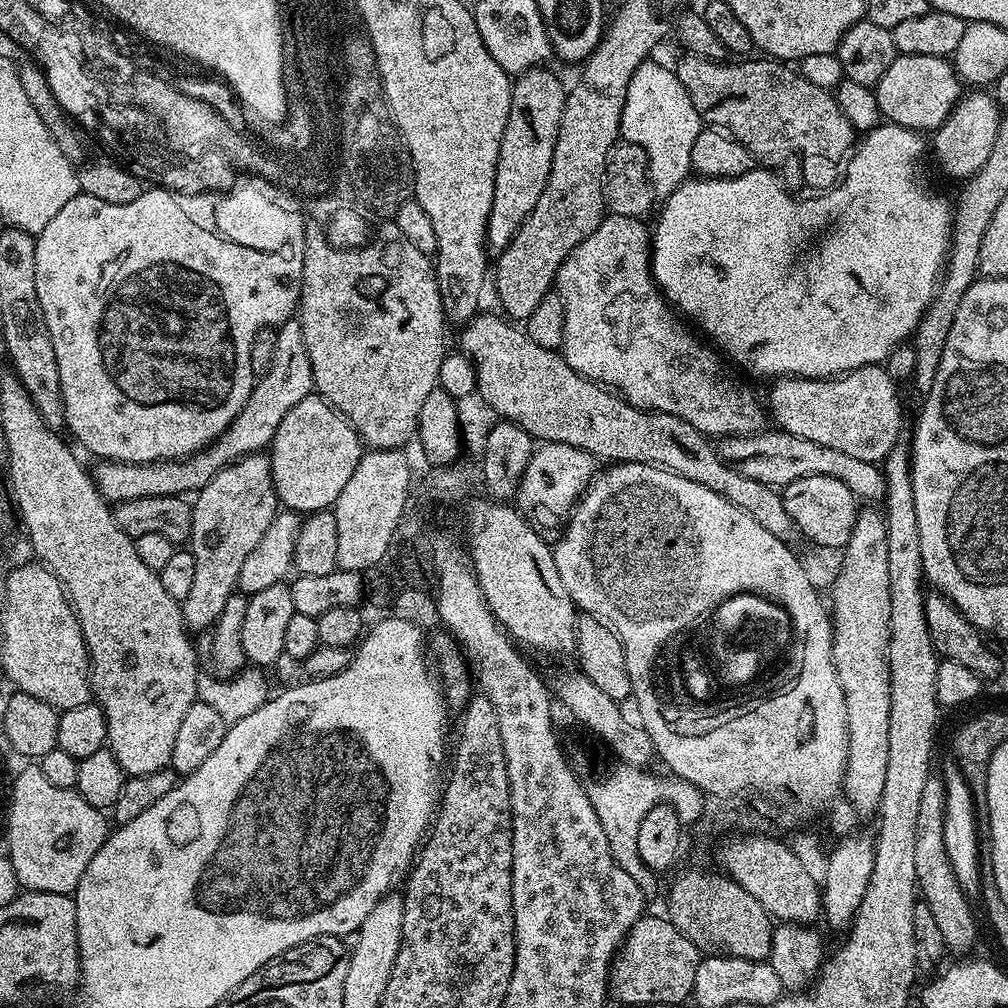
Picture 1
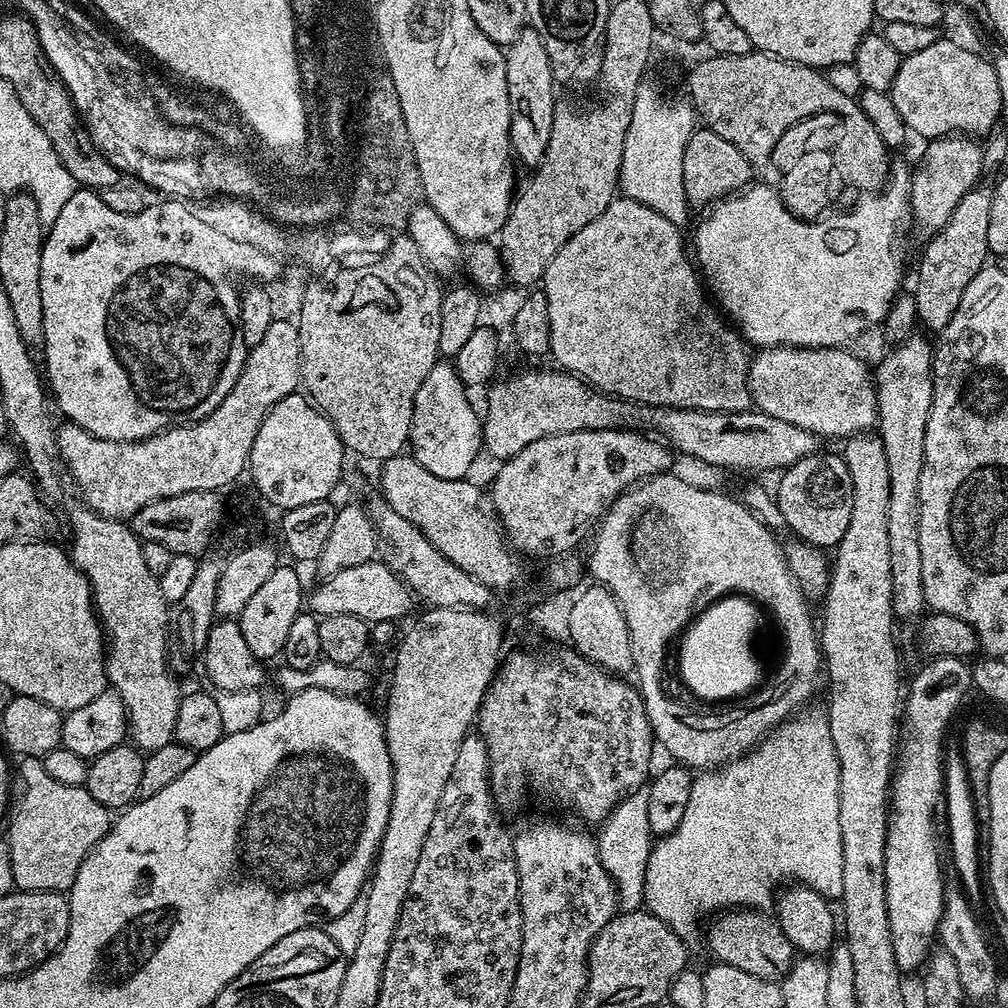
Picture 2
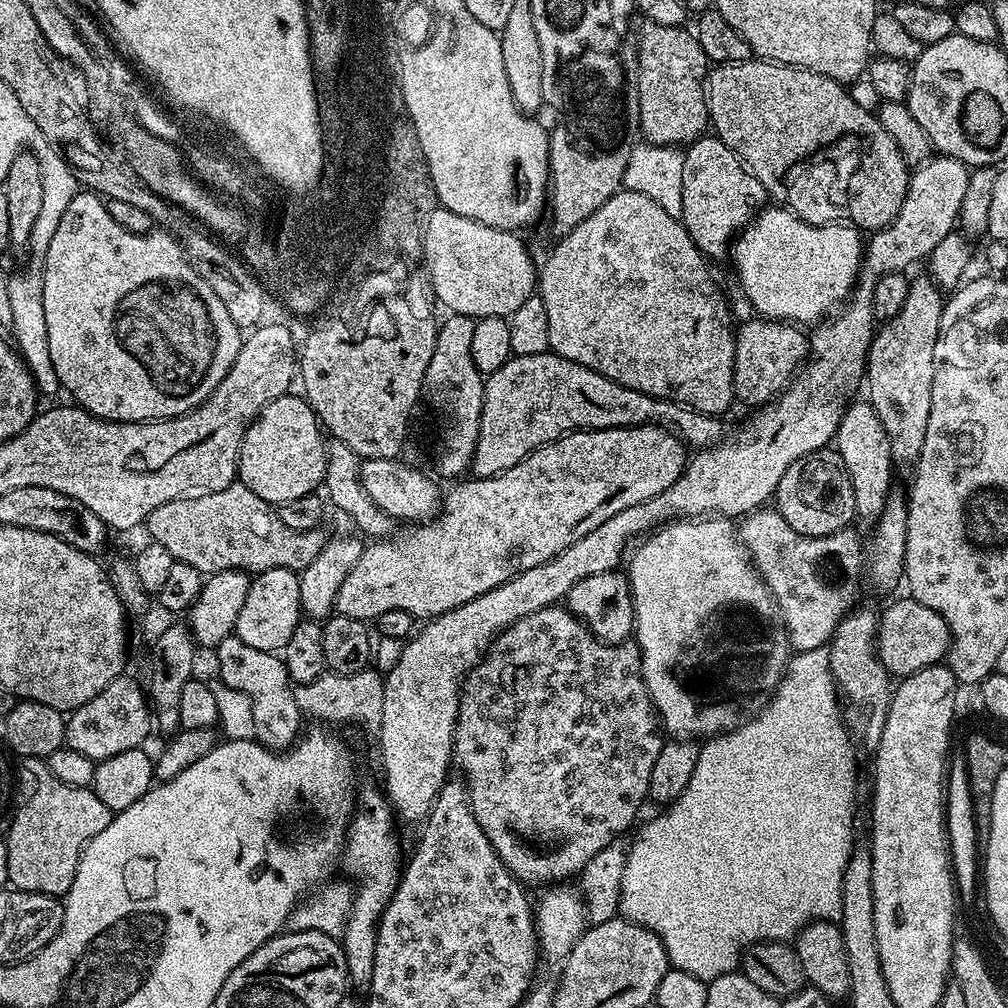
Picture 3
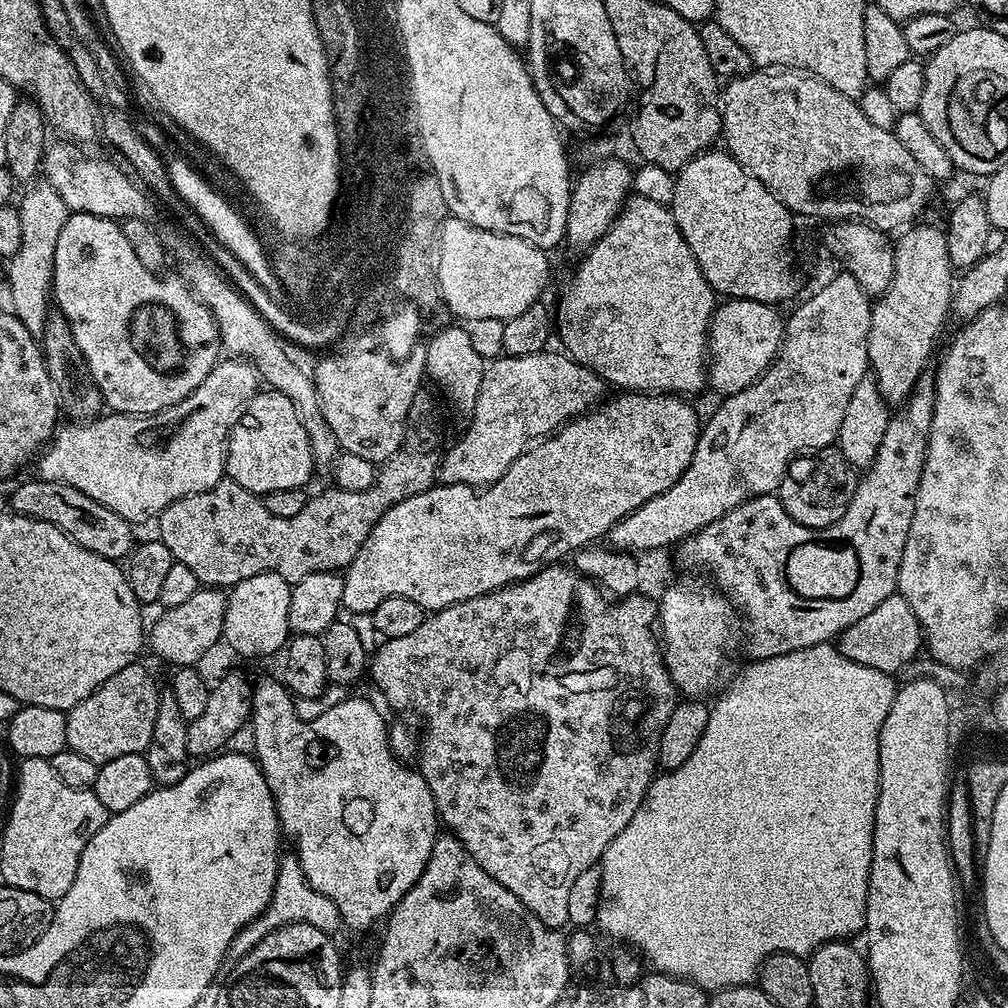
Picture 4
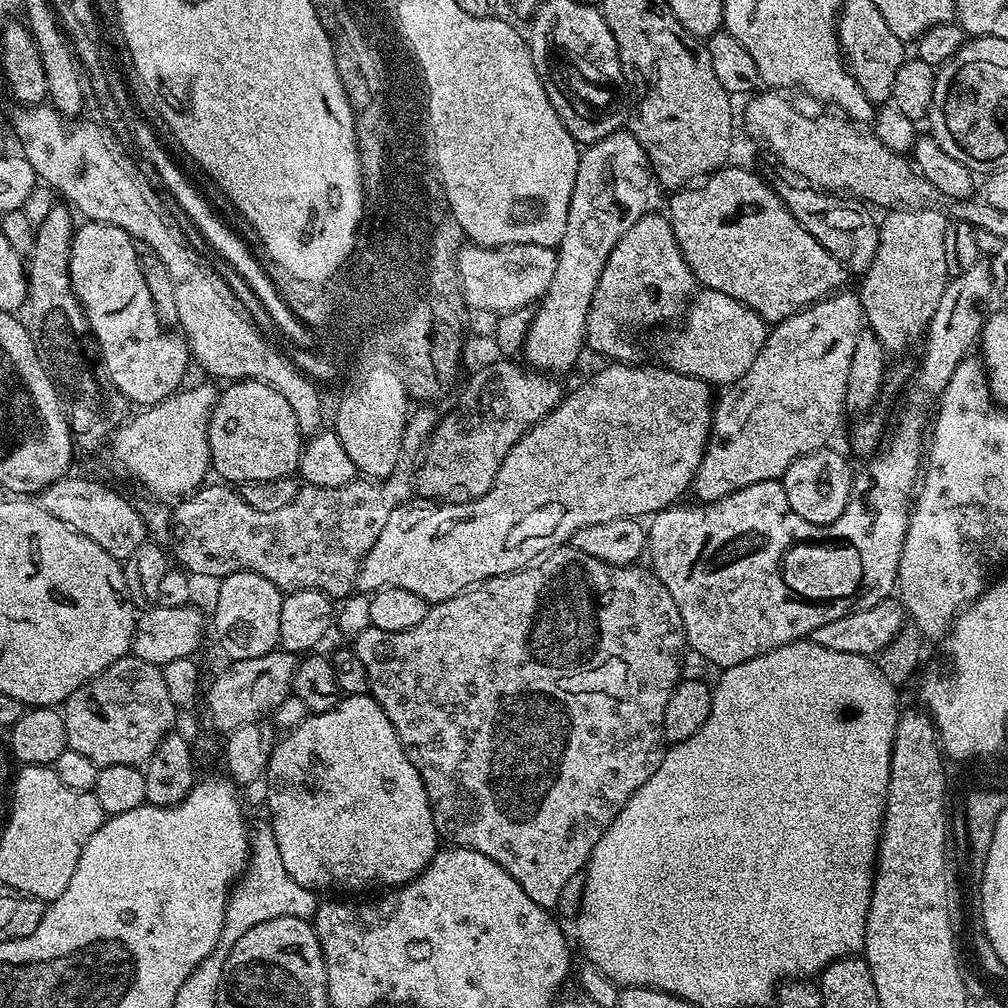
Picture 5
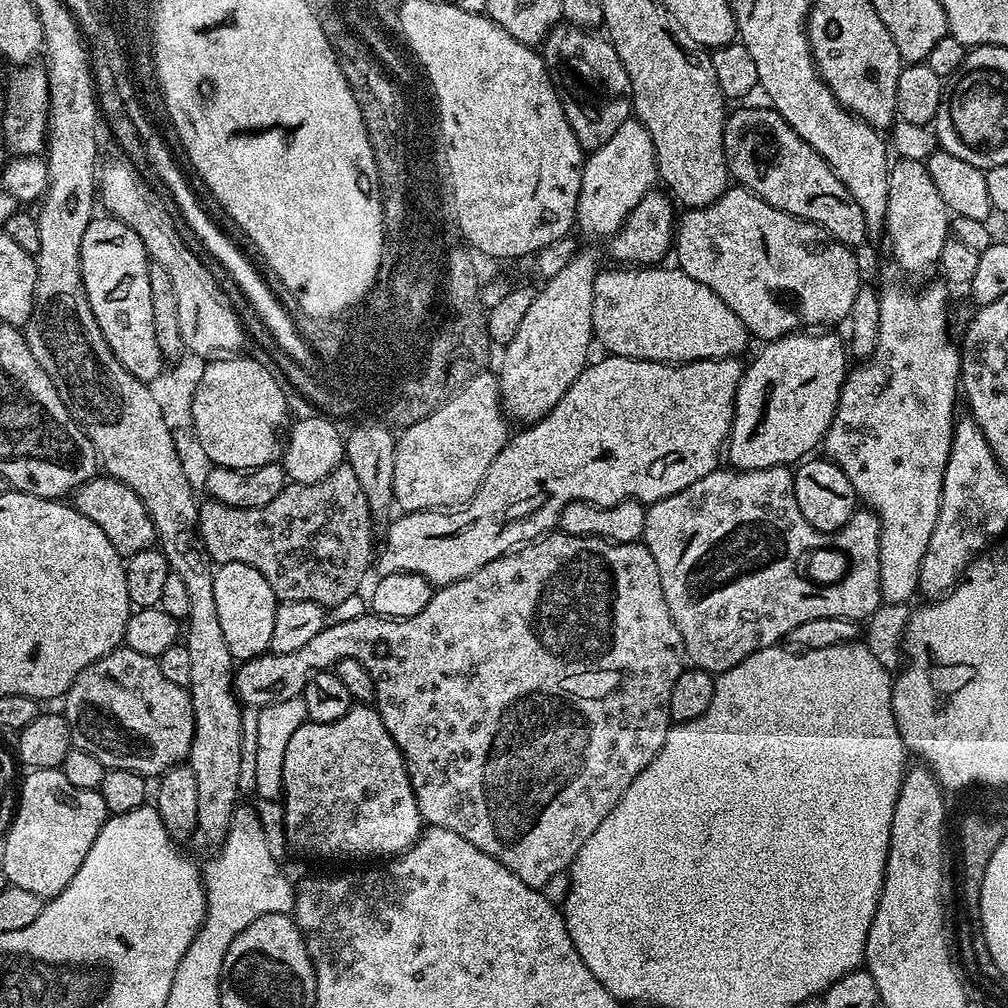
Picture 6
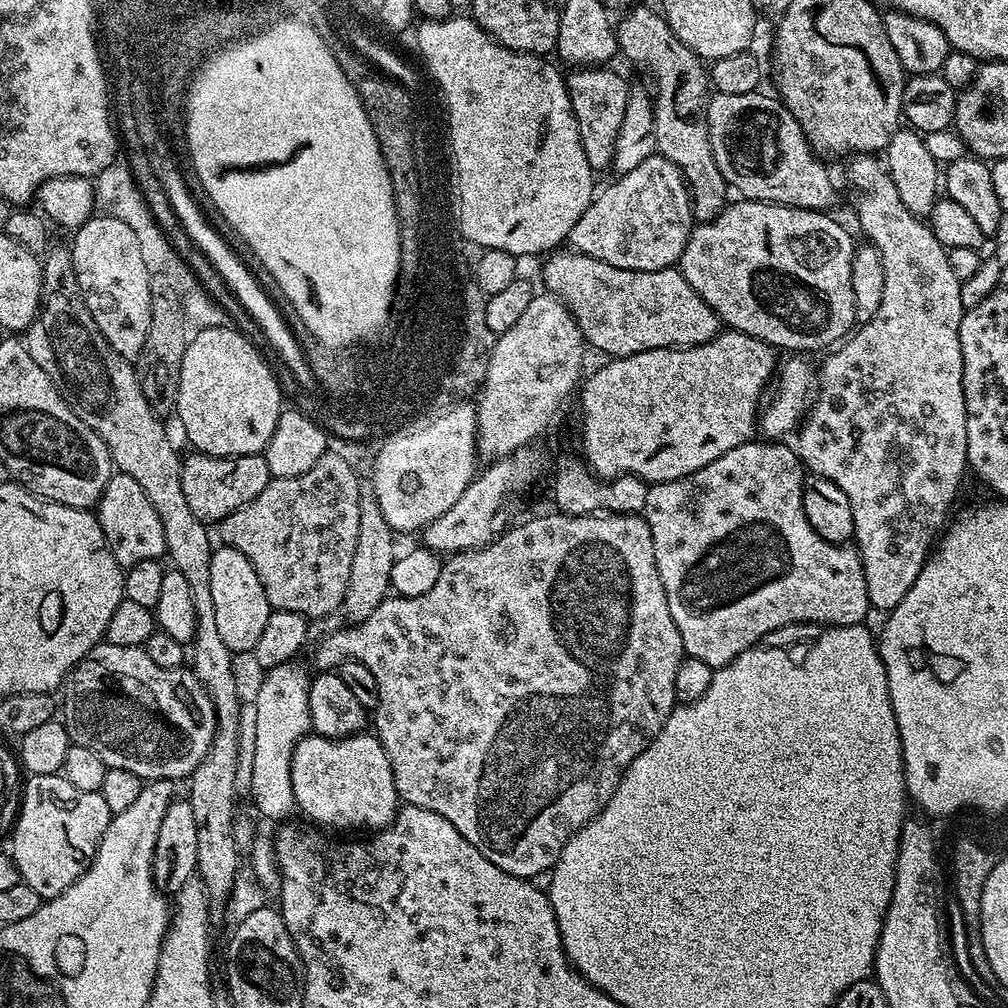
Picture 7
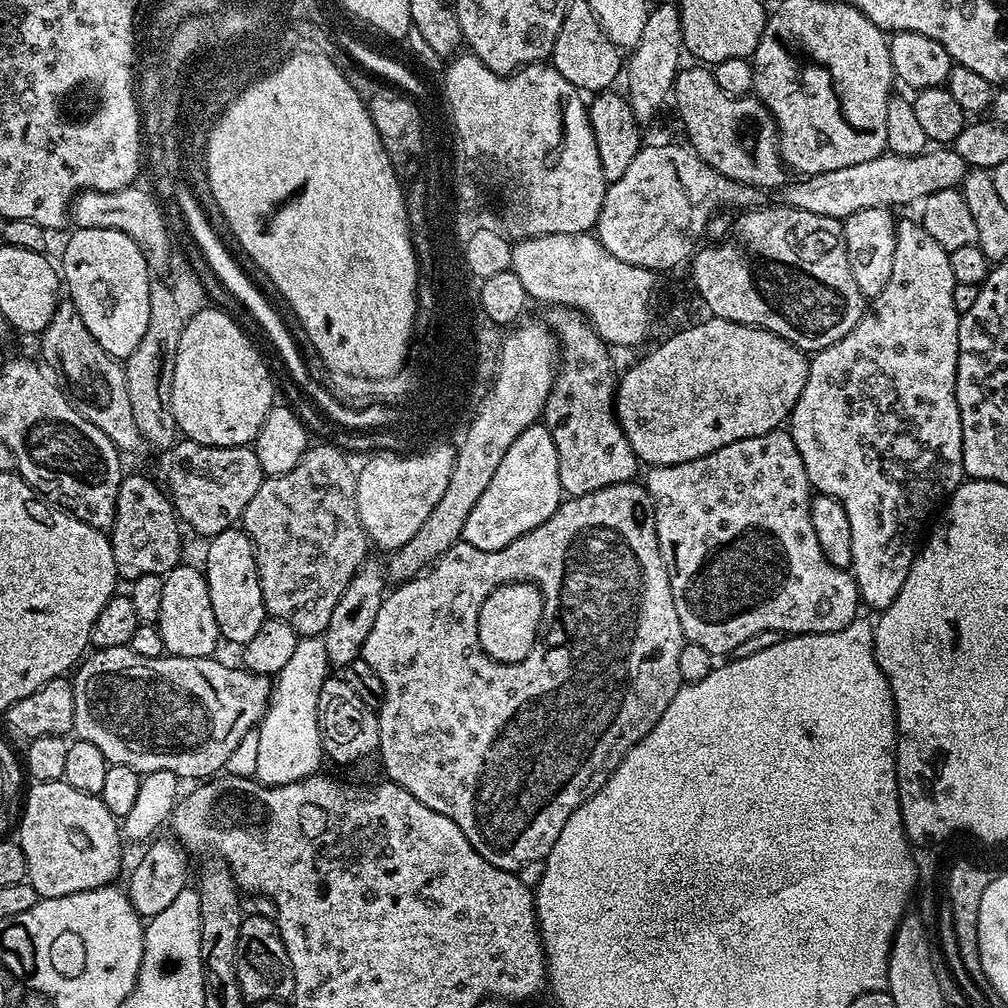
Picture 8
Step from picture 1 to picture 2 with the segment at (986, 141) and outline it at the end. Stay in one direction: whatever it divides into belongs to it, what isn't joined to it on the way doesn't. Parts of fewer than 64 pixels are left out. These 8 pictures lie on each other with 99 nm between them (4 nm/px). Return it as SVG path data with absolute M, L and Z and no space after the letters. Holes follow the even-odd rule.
M953 134L946 137L937 137L929 141L924 147L925 150L920 158L917 168L911 173L911 198L909 200L909 215L911 216L914 228L924 235L924 238L936 235L942 226L949 221L950 215L954 212L958 202L979 183L979 176L983 175L981 166L981 145L971 137Z

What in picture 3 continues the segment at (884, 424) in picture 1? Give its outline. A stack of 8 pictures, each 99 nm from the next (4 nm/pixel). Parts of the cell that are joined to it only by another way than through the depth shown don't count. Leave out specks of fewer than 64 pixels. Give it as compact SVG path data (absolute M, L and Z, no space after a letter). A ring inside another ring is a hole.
M752 318L748 320L741 328L735 329L736 334L736 373L734 374L734 396L737 401L751 406L763 406L769 400L780 395L786 385L791 381L794 373L809 359L810 340L807 335L804 336L795 323L785 322L783 320L766 320L763 318Z

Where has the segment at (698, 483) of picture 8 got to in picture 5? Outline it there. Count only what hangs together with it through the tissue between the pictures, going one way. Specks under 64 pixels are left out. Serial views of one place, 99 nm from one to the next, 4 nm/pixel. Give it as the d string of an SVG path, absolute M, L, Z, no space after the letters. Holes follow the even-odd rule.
M981 262L970 266L962 274L951 277L942 294L942 302L938 302L938 310L934 310L934 318L930 318L923 337L924 353L920 356L920 369L916 372L916 377L912 380L912 386L904 396L904 405L900 408L900 413L896 416L896 425L891 425L892 441L885 443L867 461L864 469L857 471L852 478L852 493L846 502L846 510L832 524L811 524L806 522L798 514L794 514L794 509L790 506L790 501L786 499L786 490L780 480L767 480L766 482L754 482L754 486L746 486L734 494L730 494L721 500L710 500L707 502L677 502L670 508L664 508L661 512L655 513L647 525L648 546L646 549L647 559L650 567L655 572L656 577L670 590L670 598L674 598L674 606L678 606L678 614L682 618L684 627L684 638L689 649L693 648L704 660L709 660L716 667L716 670L723 670L730 666L738 666L750 658L758 658L775 648L781 648L787 644L794 644L798 640L811 637L812 632L828 622L834 622L836 618L844 618L854 614L855 611L864 611L867 607L877 606L884 599L893 595L897 587L896 575L898 574L898 562L902 558L902 546L908 533L908 517L910 515L910 505L914 500L914 493L918 488L918 481L922 476L922 461L926 456L926 433L930 428L930 413L934 405L939 401L940 395L946 390L946 382L950 382L950 374L969 355L968 352L977 347L980 339L980 332L984 328L986 313L989 311L988 303L993 303L994 293L992 291L992 269L987 263Z

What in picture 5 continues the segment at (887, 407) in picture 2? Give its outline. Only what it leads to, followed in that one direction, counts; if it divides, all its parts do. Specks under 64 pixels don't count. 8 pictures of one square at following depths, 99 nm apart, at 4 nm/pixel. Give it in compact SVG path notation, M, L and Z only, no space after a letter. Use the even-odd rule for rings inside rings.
M936 206L898 208L879 221L876 260L863 273L858 287L867 327L888 354L904 352L925 335L950 279L946 270L946 230L950 220Z

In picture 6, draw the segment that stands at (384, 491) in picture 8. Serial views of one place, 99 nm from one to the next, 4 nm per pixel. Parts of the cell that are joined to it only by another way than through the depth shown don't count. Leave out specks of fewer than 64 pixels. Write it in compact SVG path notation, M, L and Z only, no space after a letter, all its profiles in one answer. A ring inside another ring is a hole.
M482 370L470 382L466 382L438 410L426 418L414 422L399 433L394 454L393 501L401 504L404 512L431 512L433 510L455 510L474 498L482 486L490 462L498 458L510 439L509 421L500 407L500 382L488 370Z

